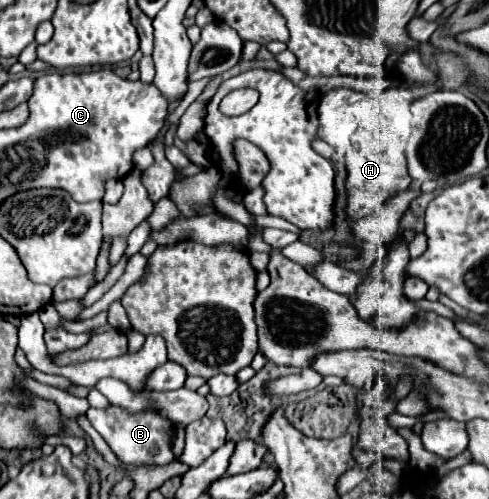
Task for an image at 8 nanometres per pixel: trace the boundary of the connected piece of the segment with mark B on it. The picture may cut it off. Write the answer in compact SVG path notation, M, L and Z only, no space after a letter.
M110 404L108 408L88 408L86 416L114 450L114 454L126 464L168 464L176 460L170 446L174 426L170 426L162 414L154 414L154 410L146 410L146 414L126 414L126 410L120 406Z

